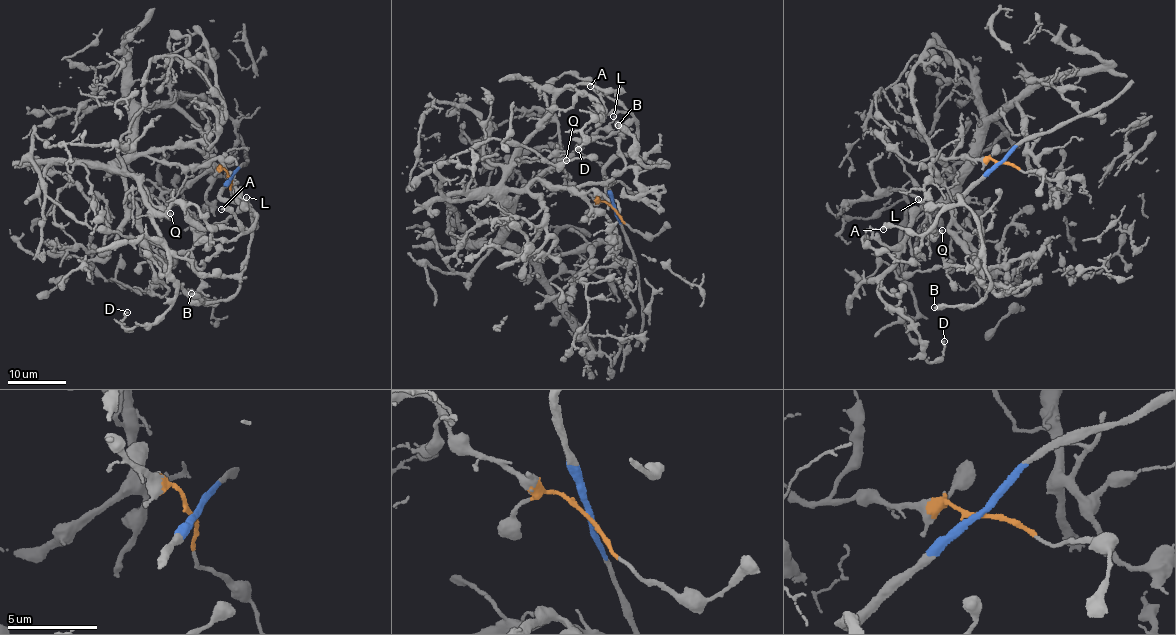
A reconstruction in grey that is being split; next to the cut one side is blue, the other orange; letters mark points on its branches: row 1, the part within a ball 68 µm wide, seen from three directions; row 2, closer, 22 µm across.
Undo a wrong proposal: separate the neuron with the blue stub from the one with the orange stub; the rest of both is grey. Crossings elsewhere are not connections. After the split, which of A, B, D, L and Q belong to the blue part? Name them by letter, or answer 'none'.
A, B

